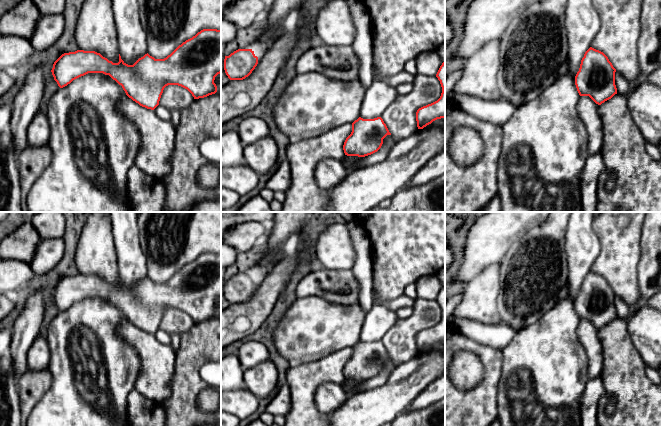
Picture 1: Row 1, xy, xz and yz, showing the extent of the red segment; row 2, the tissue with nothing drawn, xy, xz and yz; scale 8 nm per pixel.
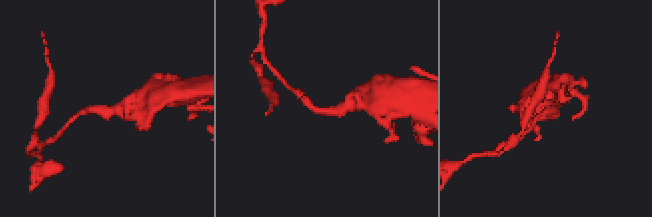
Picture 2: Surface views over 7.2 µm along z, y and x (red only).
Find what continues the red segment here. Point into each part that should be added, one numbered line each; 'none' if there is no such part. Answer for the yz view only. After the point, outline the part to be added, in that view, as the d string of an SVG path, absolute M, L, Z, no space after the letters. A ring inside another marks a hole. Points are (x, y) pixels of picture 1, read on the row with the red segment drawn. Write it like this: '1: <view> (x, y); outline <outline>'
none

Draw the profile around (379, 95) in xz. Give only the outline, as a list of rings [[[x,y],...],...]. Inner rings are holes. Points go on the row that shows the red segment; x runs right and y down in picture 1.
[[[373,79],[371,85],[366,89],[360,108],[360,117],[363,119],[381,117],[397,95],[396,87],[384,81]]]

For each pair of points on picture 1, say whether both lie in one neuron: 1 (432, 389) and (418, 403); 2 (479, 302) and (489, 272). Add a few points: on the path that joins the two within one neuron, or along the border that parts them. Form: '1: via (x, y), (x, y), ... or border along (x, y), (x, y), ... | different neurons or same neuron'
1: via (429, 392), (421, 400) | same neuron
2: via (480, 295), (489, 279) | same neuron

